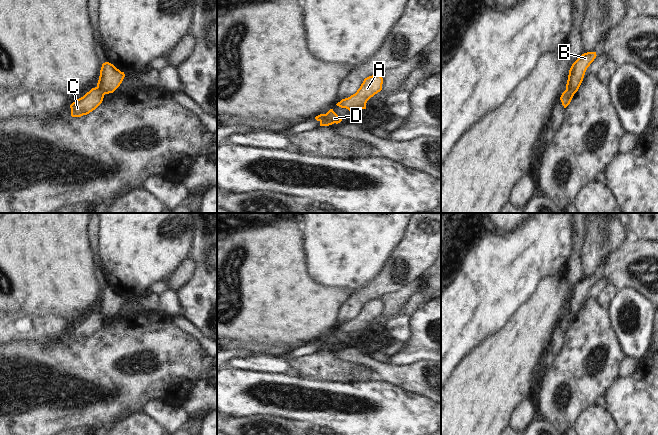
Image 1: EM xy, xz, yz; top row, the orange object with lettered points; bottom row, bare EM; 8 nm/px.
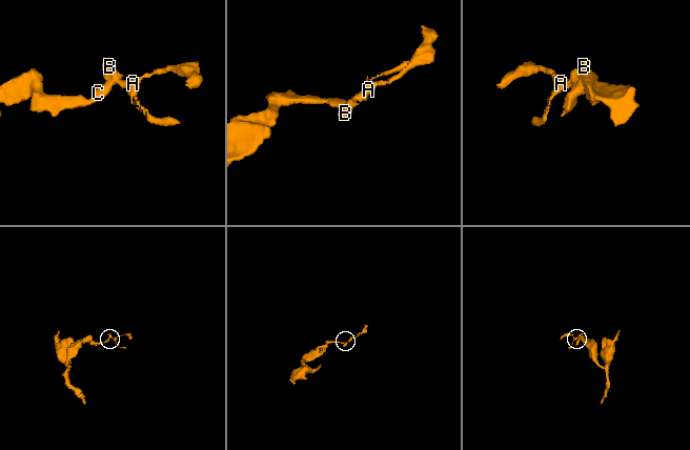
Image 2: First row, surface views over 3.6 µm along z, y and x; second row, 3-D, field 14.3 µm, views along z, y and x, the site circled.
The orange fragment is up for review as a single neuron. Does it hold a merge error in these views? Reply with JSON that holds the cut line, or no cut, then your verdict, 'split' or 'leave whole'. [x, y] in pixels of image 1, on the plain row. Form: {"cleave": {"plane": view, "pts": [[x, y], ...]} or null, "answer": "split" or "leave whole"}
{"cleave": {"plane": "yz", "pts": [[566, 312], [569, 312], [574, 317]]}, "answer": "split"}

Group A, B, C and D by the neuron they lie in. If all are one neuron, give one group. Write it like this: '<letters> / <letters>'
A B D / C

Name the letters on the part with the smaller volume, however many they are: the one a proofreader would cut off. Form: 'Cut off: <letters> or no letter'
Cut off: A, B, D

